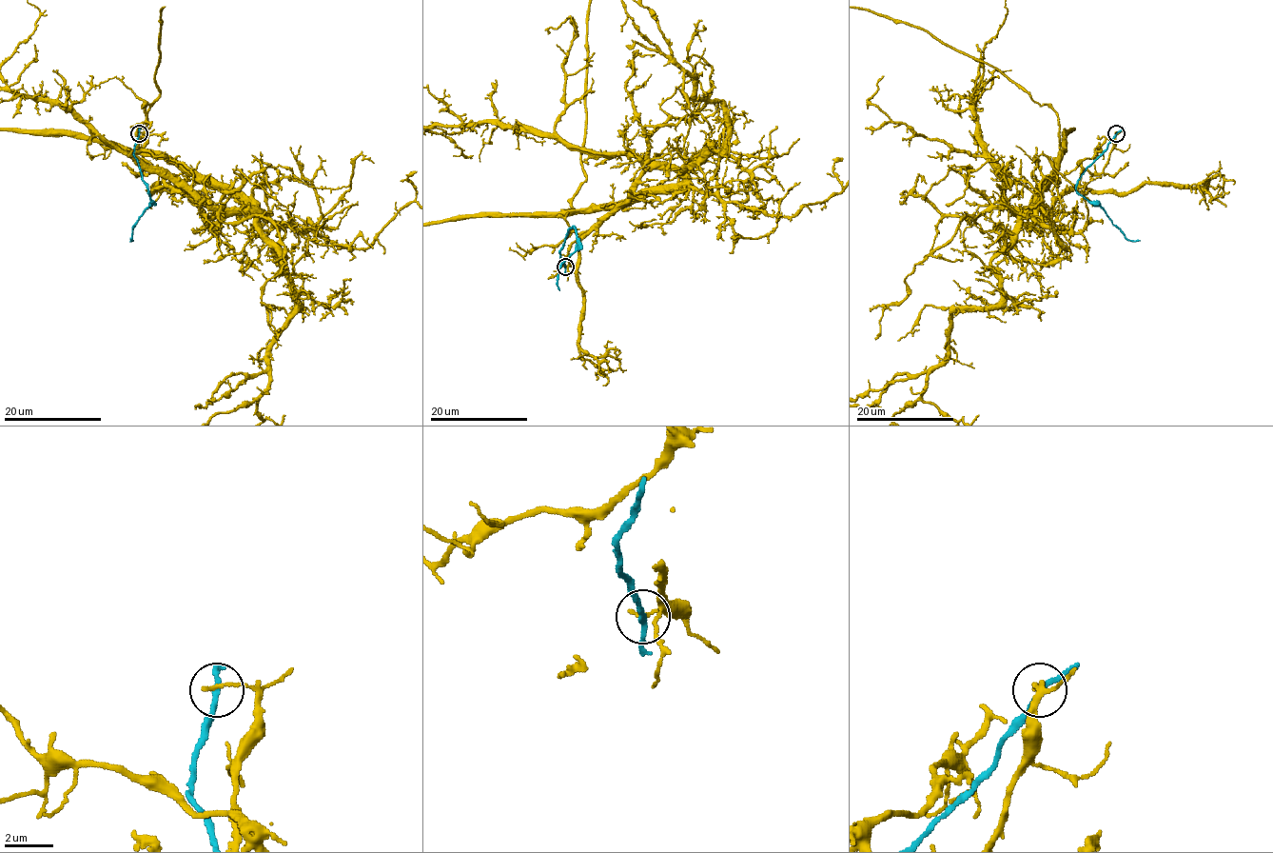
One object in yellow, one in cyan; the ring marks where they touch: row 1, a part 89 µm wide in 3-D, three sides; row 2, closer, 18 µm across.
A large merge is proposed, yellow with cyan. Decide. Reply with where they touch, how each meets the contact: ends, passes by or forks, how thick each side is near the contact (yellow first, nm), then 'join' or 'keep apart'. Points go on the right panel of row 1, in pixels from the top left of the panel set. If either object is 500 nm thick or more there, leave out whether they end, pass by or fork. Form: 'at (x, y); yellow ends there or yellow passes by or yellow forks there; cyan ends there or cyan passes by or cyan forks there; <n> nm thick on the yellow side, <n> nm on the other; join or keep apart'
at (1116, 133); yellow ends there; cyan passes by; 160 nm thick on the yellow side, 220 nm on the other; keep apart

